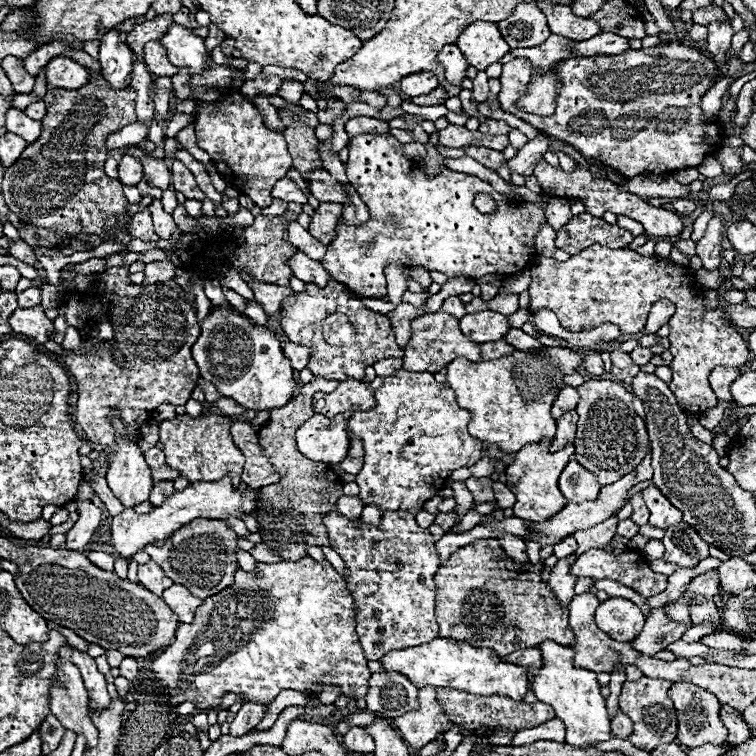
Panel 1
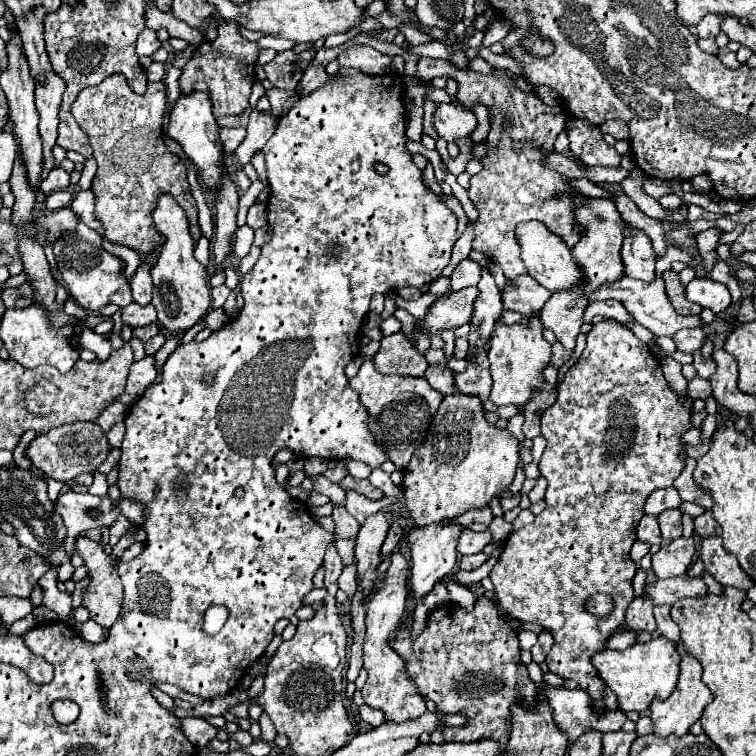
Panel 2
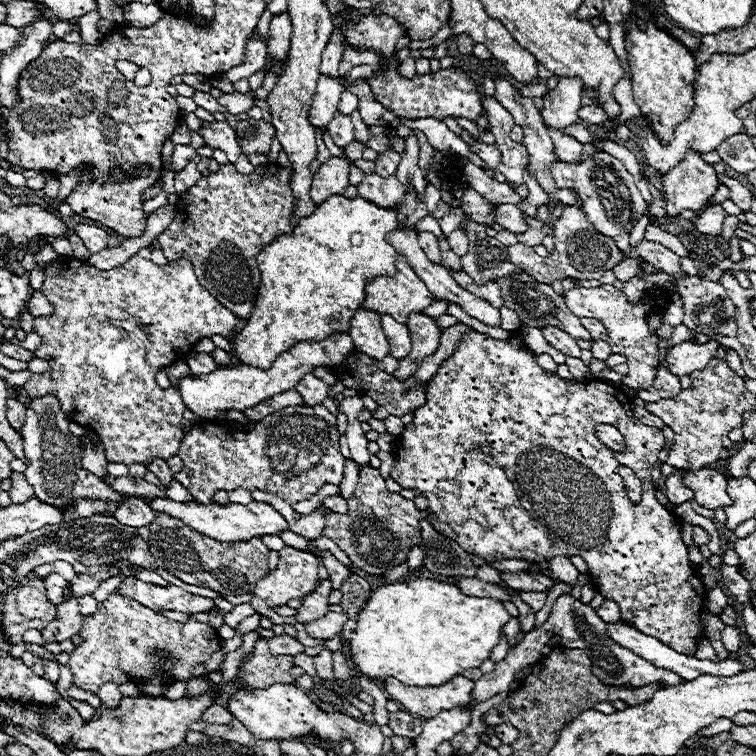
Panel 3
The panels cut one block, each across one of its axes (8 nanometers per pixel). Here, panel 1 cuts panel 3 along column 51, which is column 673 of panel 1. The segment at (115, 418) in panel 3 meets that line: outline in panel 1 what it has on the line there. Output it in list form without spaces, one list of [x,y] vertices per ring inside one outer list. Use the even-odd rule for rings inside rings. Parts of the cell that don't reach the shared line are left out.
[[[592,244],[570,256],[566,262],[558,262],[554,258],[538,258],[530,268],[530,276],[530,310],[538,312],[548,308],[560,318],[562,326],[570,330],[612,322],[622,330],[622,334],[640,332],[646,324],[650,306],[664,298],[672,300],[676,304],[676,314],[670,318],[668,338],[674,360],[672,380],[668,386],[684,412],[694,412],[700,416],[718,404],[708,382],[714,366],[742,368],[748,362],[748,342],[734,330],[732,324],[724,320],[724,308],[710,312],[704,310],[704,300],[702,294],[696,292],[694,276],[688,272],[688,268],[676,266],[670,260],[640,256],[628,248]]]

